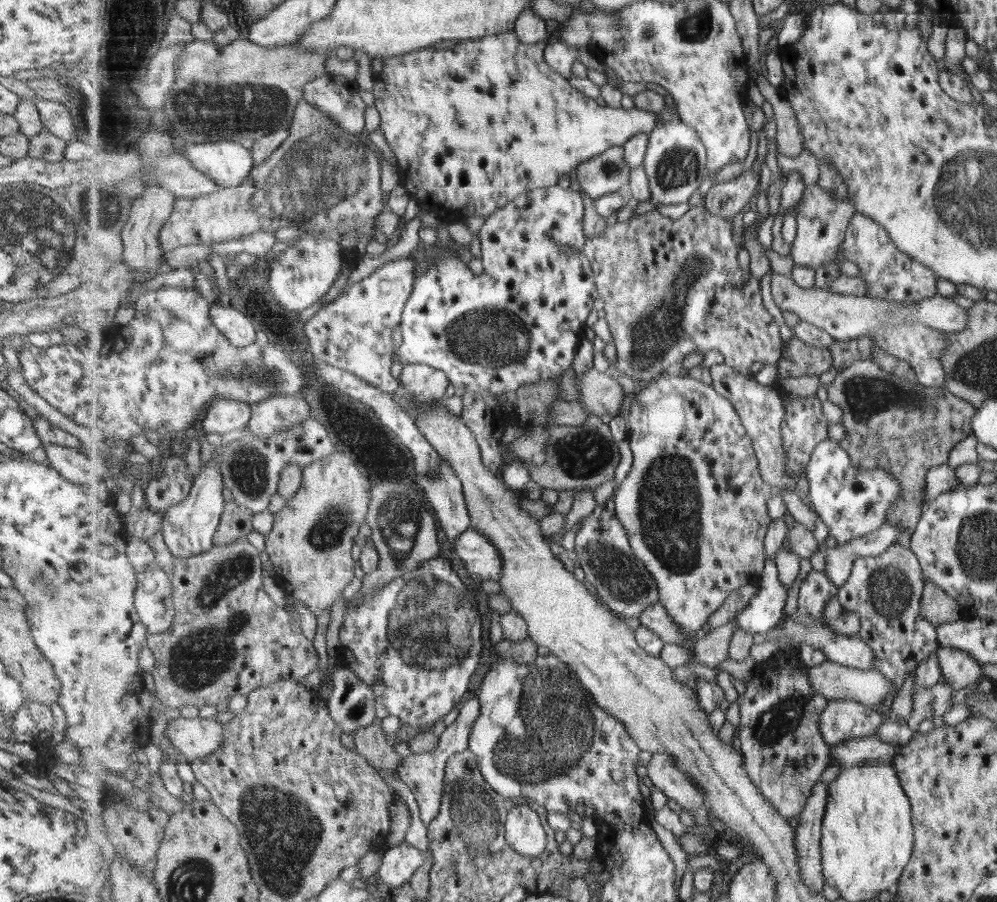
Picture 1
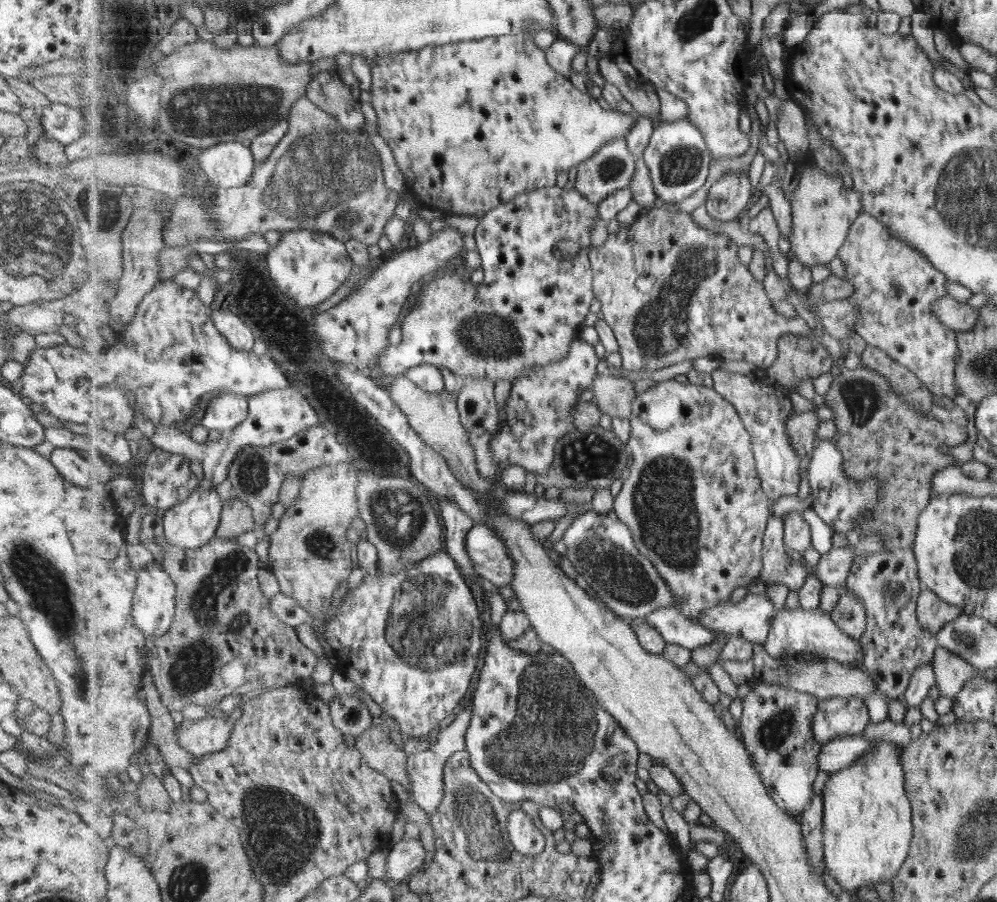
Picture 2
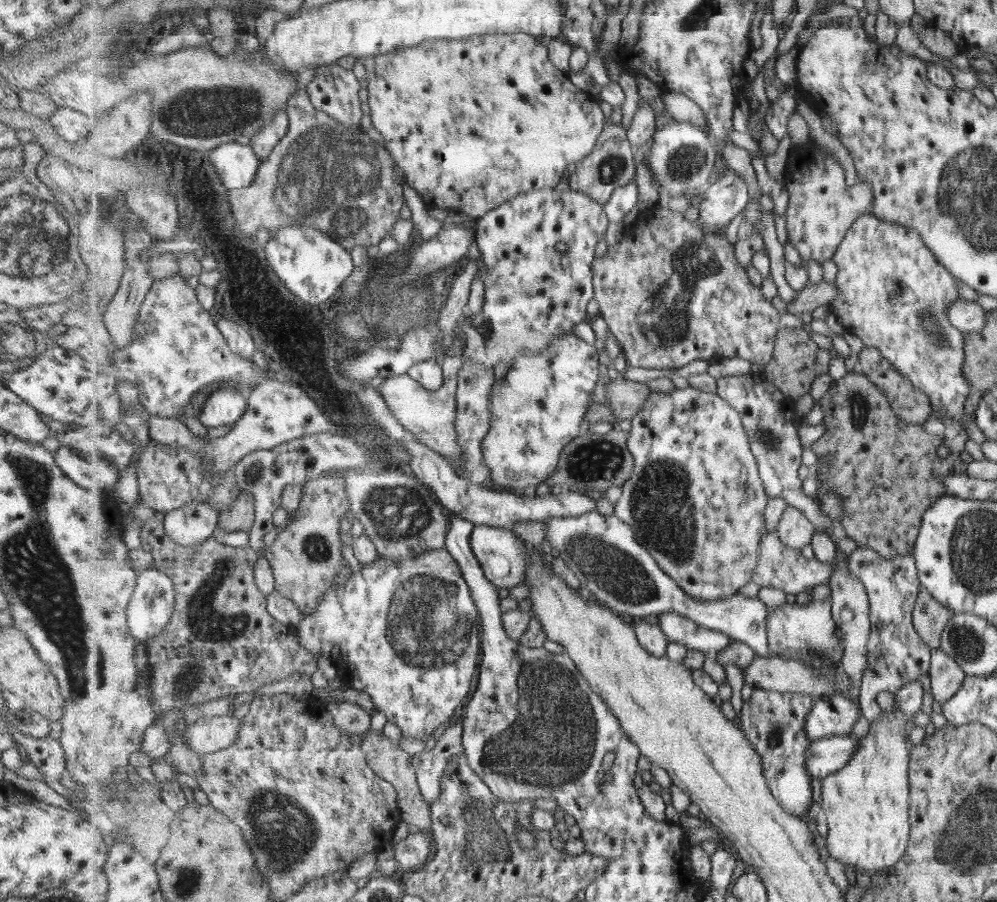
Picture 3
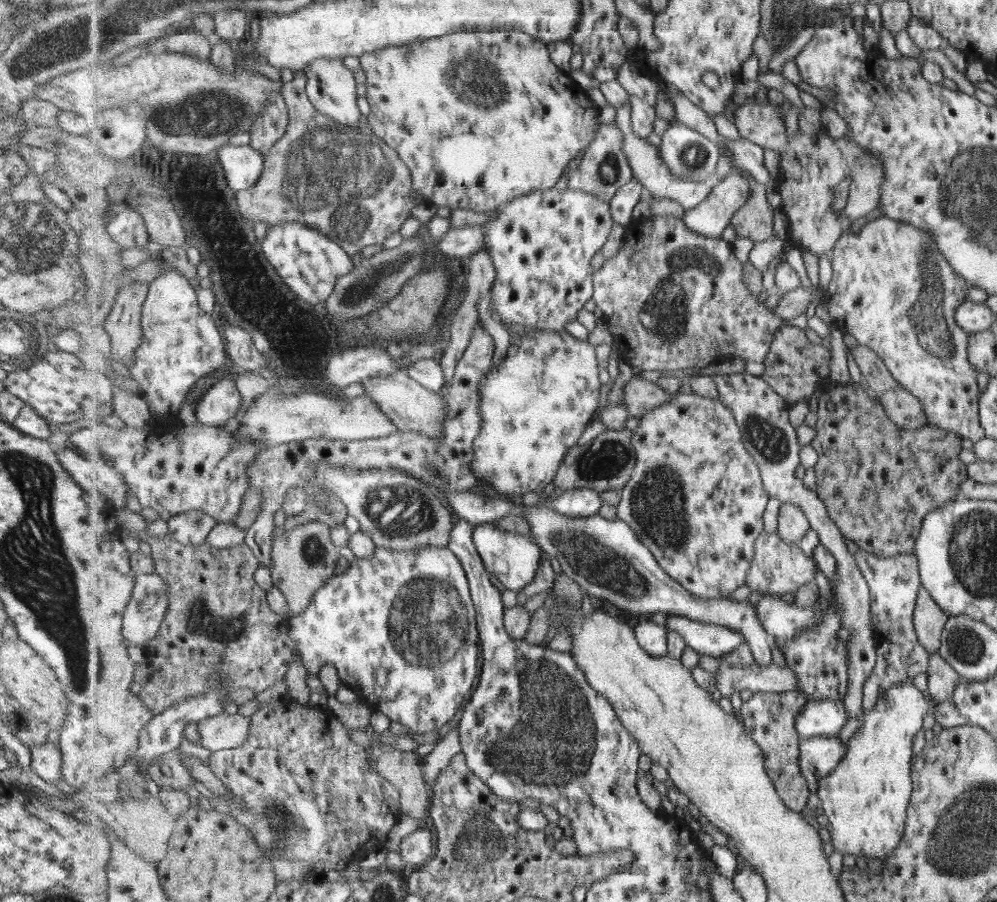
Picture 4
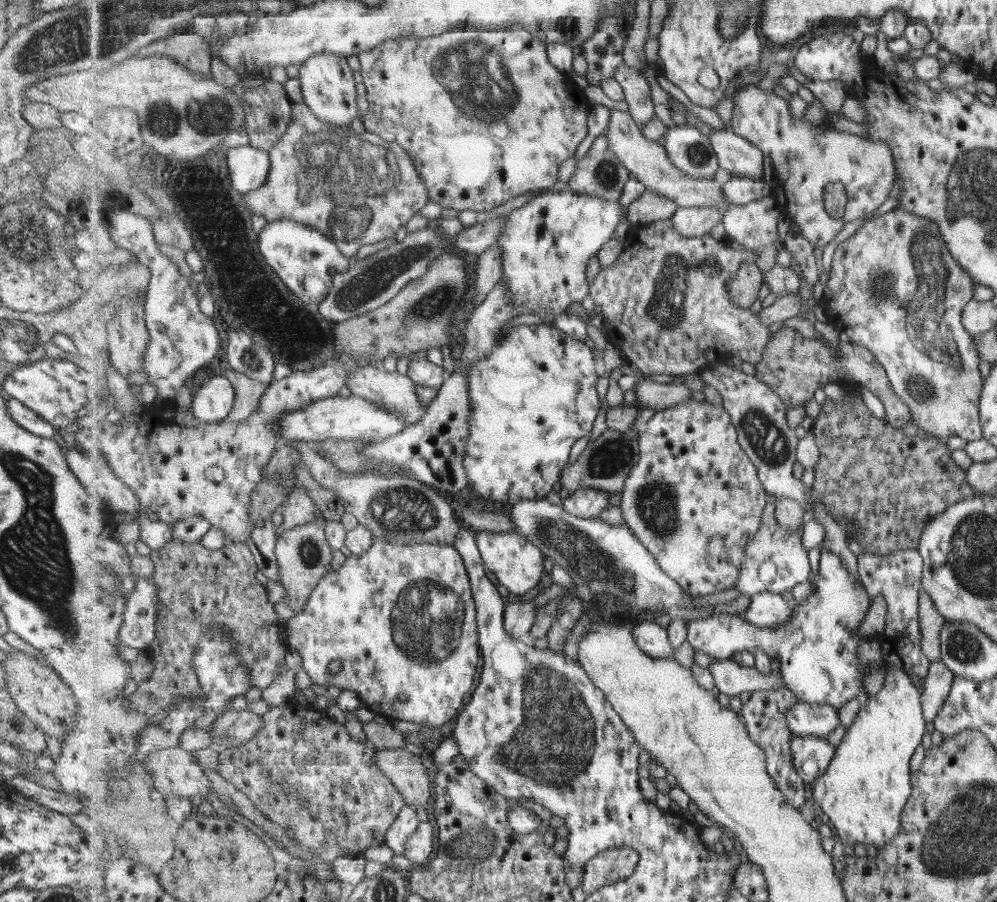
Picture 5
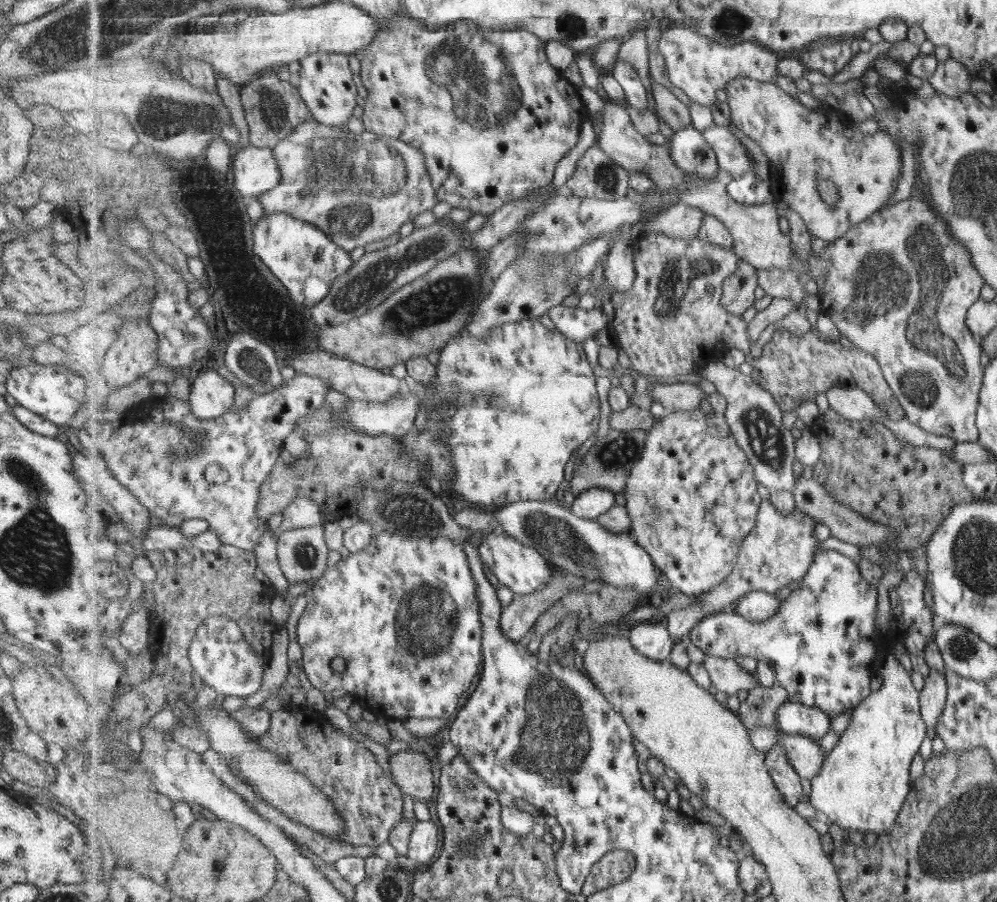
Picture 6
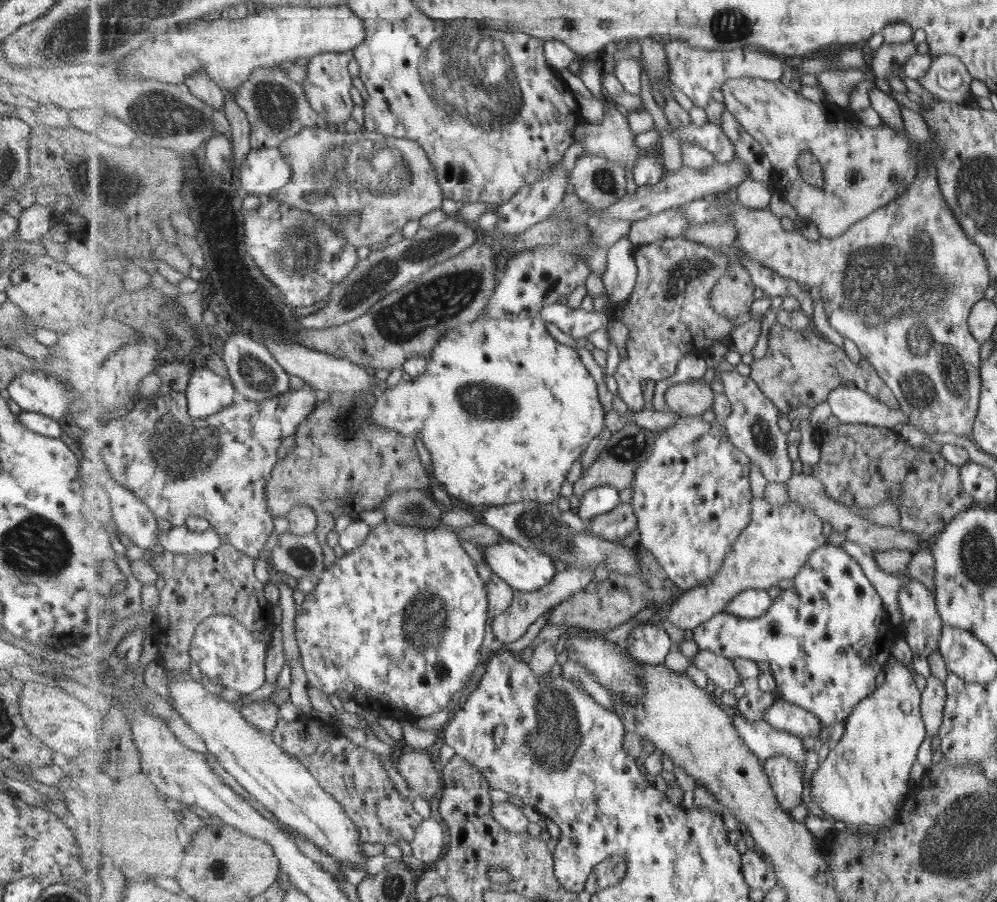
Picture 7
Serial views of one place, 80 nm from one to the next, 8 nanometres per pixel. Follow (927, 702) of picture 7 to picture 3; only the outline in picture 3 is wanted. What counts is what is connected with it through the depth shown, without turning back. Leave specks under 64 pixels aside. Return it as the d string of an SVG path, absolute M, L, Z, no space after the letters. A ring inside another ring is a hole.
M940 647L932 649L932 666L928 676L935 702L943 704L948 699L952 699L959 690L964 675L964 670L953 660L953 657L947 656Z

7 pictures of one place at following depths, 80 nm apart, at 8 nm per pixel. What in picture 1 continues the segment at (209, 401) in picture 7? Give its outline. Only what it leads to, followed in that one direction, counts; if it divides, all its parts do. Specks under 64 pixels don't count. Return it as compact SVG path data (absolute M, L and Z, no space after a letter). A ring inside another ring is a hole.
M217 398L208 408L205 419L201 422L207 434L220 436L233 431L247 432L253 415L252 405L242 400Z

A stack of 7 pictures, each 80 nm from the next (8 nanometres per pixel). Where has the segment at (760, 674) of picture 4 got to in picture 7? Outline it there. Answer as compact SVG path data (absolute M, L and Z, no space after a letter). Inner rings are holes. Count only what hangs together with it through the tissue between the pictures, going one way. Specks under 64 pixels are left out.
M700 650L693 658L693 663L707 673L715 686L725 691L735 690L741 683L742 676L729 657L719 656L709 650Z

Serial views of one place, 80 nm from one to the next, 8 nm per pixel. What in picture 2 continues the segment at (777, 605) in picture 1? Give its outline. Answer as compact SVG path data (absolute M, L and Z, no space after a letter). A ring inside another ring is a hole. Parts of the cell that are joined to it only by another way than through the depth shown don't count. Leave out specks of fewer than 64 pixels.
M748 593L736 605L725 601L708 608L699 623L712 631L723 631L729 636L742 636L752 643L765 645L773 622L779 610L767 594Z

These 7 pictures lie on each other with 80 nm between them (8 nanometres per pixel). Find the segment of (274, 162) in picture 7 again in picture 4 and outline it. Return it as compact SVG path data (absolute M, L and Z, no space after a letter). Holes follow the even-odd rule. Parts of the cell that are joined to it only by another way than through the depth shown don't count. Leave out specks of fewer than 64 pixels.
M226 144L220 148L217 156L228 180L227 184L236 191L255 187L264 171L264 154L250 144Z

